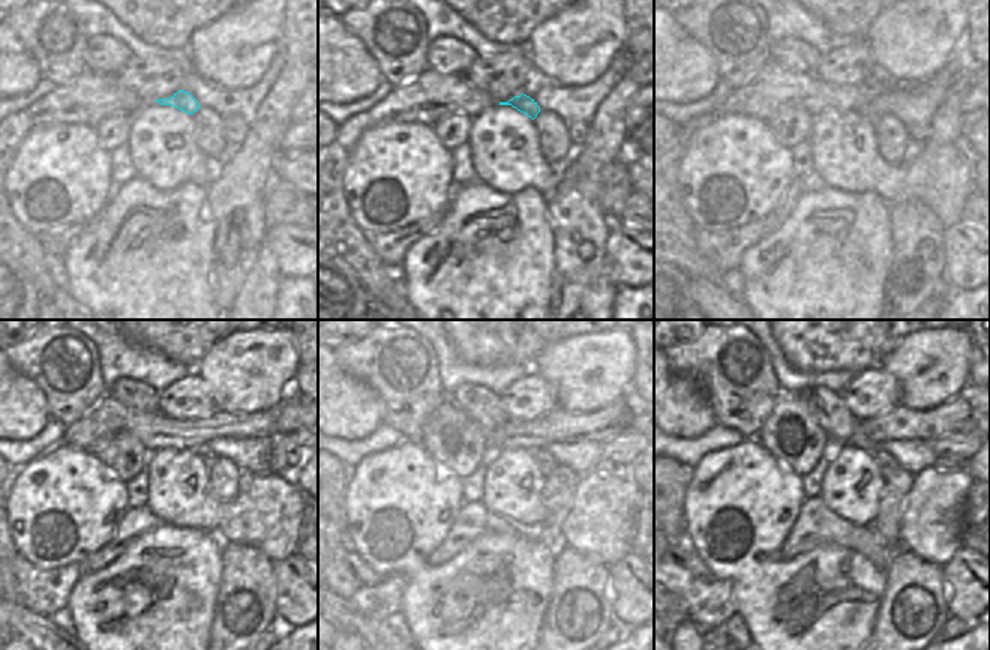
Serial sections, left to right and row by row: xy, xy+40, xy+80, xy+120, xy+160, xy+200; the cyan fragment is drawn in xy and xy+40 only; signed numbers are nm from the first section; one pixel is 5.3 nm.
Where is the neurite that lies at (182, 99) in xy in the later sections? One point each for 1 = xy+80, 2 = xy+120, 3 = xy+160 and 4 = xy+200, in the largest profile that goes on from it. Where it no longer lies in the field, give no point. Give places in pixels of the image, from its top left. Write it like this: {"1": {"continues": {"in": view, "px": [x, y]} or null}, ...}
{"1": {"continues": {"in": "xy+80", "px": [867, 110]}}, "2": {"continues": {"in": "xy+120", "px": [207, 457]}}, "3": {"continues": {"in": "xy+160", "px": [545, 460]}}, "4": {"continues": {"in": "xy+200", "px": [887, 464]}}}

